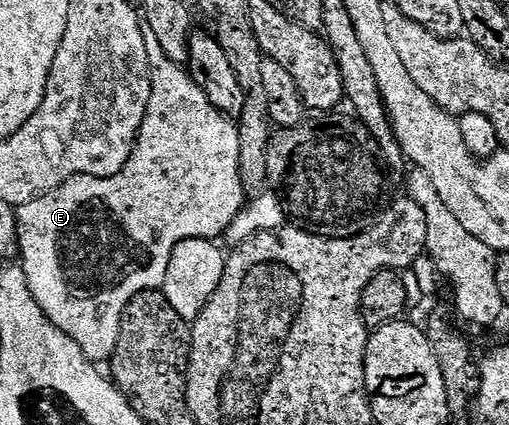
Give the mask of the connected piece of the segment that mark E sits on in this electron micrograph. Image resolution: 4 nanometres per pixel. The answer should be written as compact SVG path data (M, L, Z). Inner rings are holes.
M156 46L147 47L146 63L148 65L150 97L147 100L145 97L142 125L126 165L115 176L105 178L74 176L63 182L59 188L53 188L52 191L45 192L40 198L21 205L16 212L18 217L18 256L26 275L26 284L32 290L32 298L36 298L40 310L47 318L60 330L64 330L64 334L68 334L68 338L72 338L72 342L76 342L76 346L80 346L80 350L84 350L86 357L95 362L109 361L110 355L114 353L122 325L122 311L128 306L130 299L141 292L161 289L168 270L170 255L176 245L182 240L214 240L218 236L221 237L244 207L244 199L242 200L244 191L238 166L240 144L237 138L237 123L232 122L231 117L224 115L220 110L216 110L216 106L212 106L212 102L208 102L204 90L200 90L200 86L196 86L189 71L183 65L169 60L164 54L164 50L160 50ZM82 288L90 288L90 300L78 300L82 296Z

